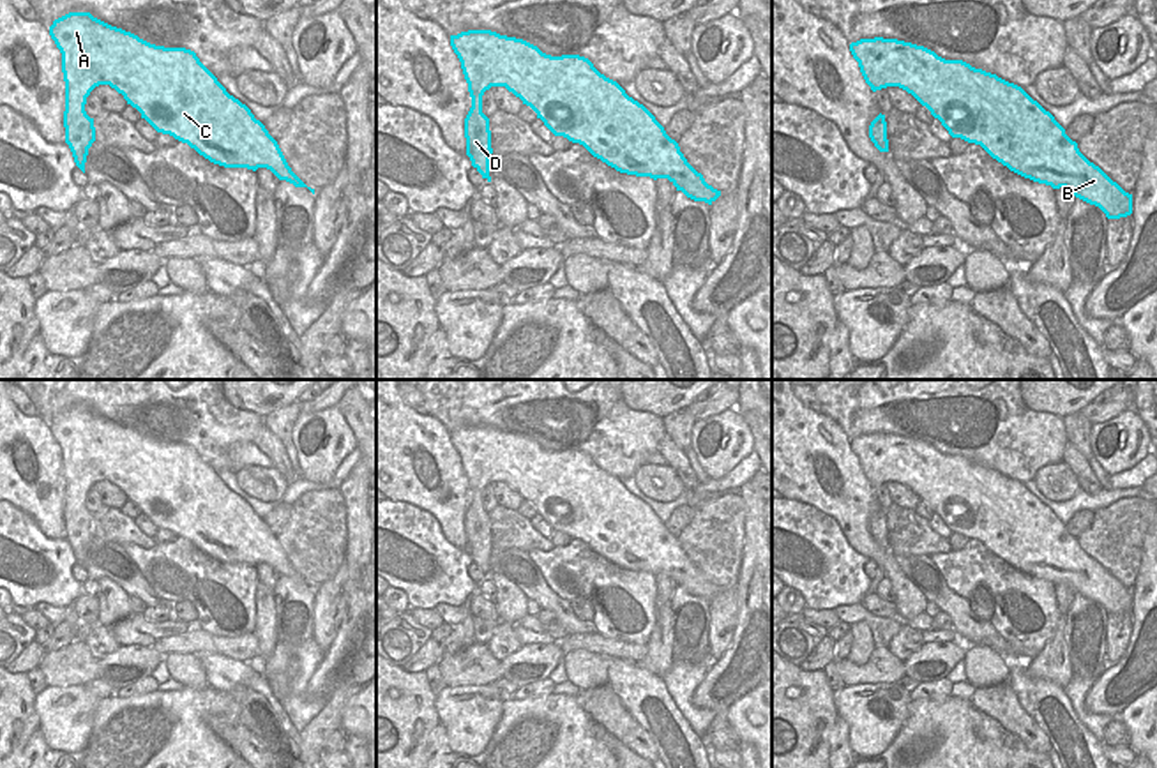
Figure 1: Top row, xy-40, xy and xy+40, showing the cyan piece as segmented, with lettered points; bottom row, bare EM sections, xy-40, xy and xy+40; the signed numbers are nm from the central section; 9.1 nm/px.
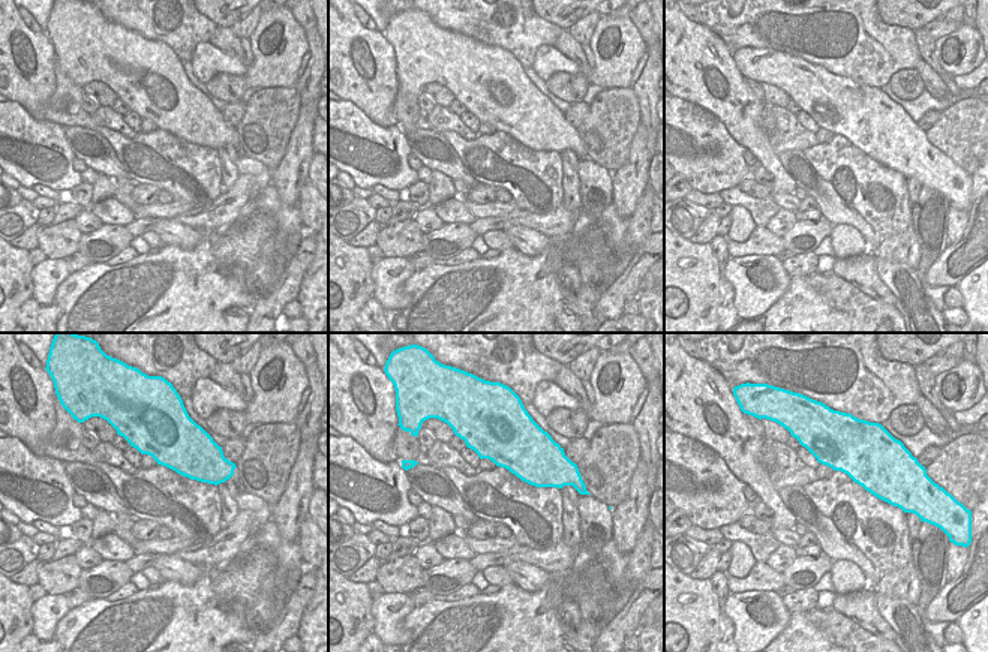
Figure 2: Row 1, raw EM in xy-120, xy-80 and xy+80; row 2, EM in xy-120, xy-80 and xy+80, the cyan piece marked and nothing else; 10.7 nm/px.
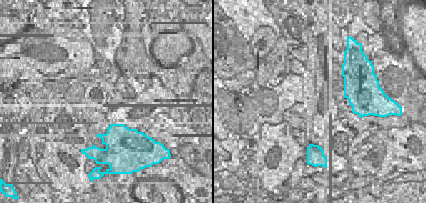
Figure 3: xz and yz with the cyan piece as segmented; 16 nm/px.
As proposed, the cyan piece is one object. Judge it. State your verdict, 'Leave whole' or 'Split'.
Leave whole

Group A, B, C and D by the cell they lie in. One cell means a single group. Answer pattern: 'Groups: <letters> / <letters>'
Groups: A B C D

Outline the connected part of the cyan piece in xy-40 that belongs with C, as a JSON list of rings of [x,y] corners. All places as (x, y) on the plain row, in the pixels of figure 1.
[[[90,408],[55,415],[49,431],[62,448],[65,538],[83,568],[95,537],[87,493],[95,482],[110,480],[157,528],[187,538],[210,558],[253,567],[267,563],[279,576],[307,583],[265,521],[226,487],[194,447],[150,440]]]

